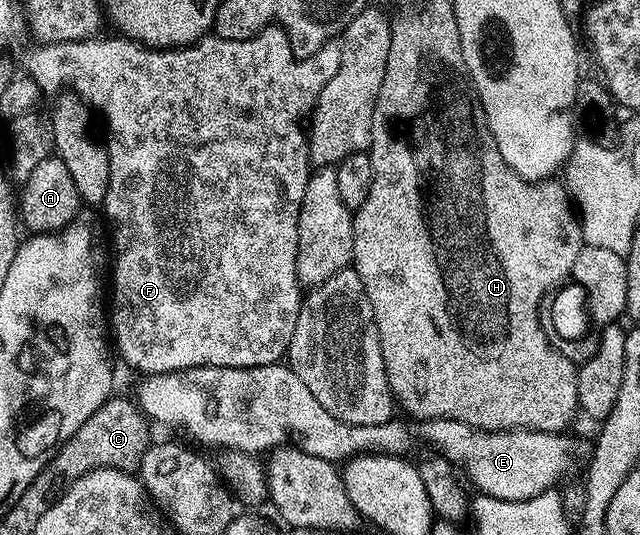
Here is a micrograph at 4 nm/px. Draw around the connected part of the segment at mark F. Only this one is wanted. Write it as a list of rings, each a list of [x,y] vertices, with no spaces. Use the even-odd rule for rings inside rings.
[[[274,25],[267,28],[259,35],[253,36],[245,41],[229,41],[218,37],[204,37],[190,47],[169,47],[160,49],[157,47],[145,47],[134,39],[83,39],[80,43],[45,43],[35,45],[35,48],[27,55],[26,74],[40,85],[46,83],[75,83],[74,94],[78,95],[82,102],[86,103],[92,112],[99,111],[103,123],[107,126],[107,160],[109,161],[109,189],[105,193],[101,204],[101,210],[107,214],[107,223],[111,226],[111,243],[115,246],[115,268],[111,271],[111,303],[109,299],[109,331],[113,336],[113,347],[119,355],[131,367],[143,371],[147,375],[165,375],[169,371],[185,371],[189,367],[260,367],[270,363],[278,363],[287,354],[287,347],[291,344],[295,322],[299,316],[299,304],[301,302],[301,284],[295,273],[295,262],[297,261],[297,237],[299,236],[299,214],[301,213],[301,201],[305,197],[305,185],[309,174],[309,120],[315,109],[315,103],[319,95],[329,85],[333,73],[341,65],[342,46],[334,42],[326,43],[313,57],[308,59],[297,59],[291,52],[291,43],[281,27]]]

